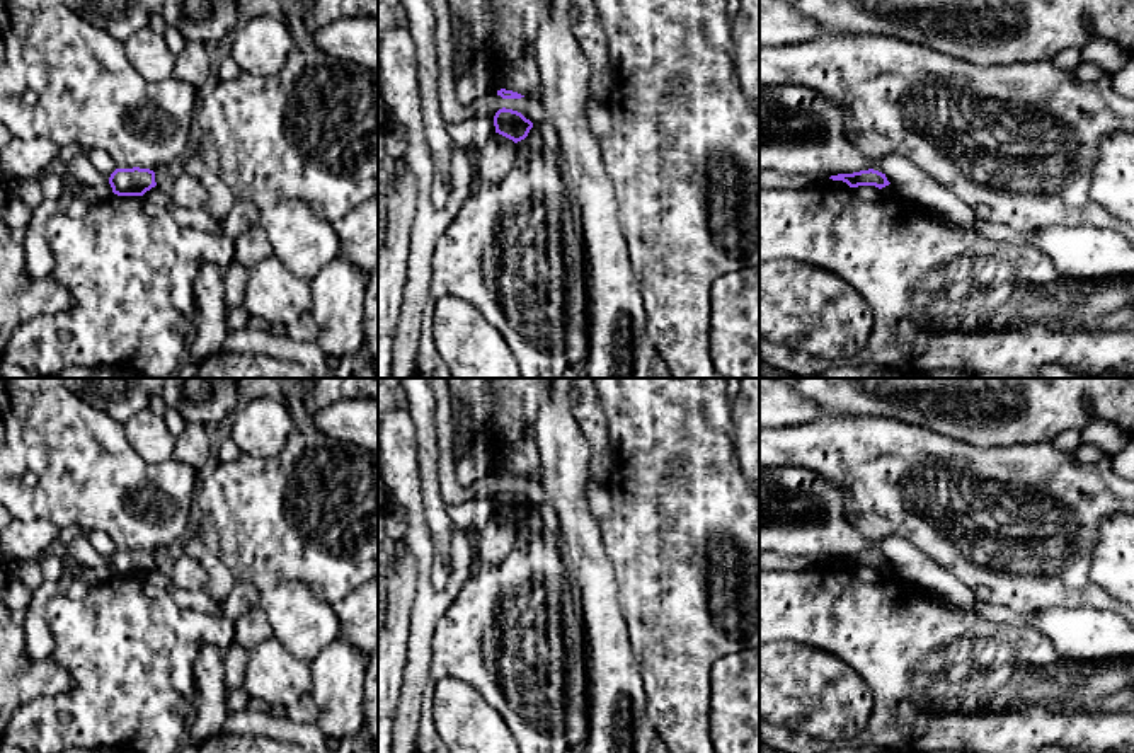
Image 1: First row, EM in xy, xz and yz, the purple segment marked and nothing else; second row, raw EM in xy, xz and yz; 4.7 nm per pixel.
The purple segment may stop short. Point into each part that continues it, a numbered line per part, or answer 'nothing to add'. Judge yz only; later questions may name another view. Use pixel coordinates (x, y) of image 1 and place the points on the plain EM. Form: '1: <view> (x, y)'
nothing to add

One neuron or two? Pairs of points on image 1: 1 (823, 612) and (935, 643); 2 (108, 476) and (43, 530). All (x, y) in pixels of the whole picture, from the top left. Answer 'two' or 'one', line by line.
1: one
2: two

